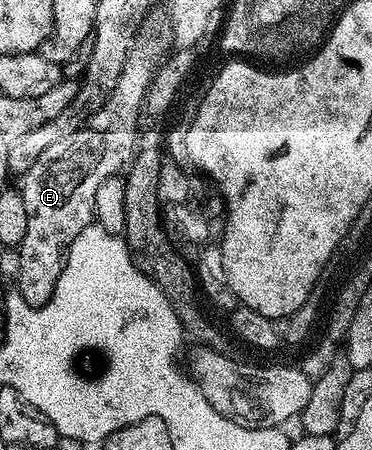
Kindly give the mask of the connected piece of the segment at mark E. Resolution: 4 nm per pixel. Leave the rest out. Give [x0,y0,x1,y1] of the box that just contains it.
[16,19,173,305]

